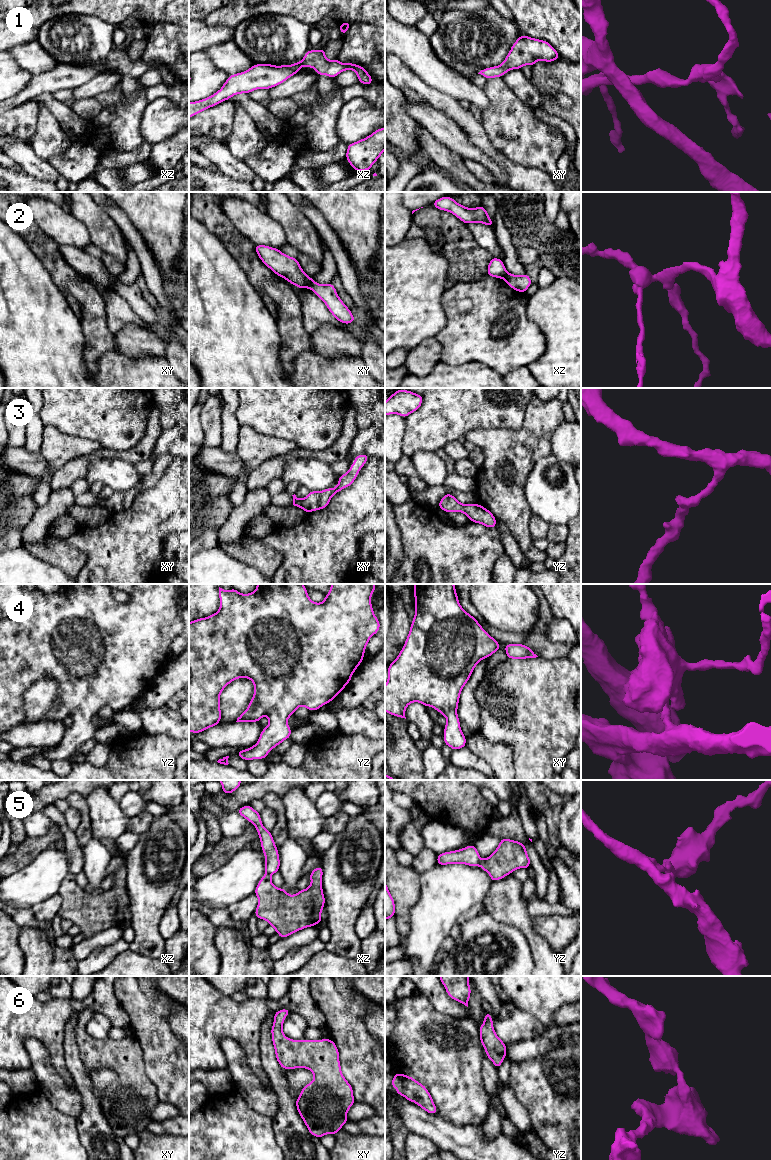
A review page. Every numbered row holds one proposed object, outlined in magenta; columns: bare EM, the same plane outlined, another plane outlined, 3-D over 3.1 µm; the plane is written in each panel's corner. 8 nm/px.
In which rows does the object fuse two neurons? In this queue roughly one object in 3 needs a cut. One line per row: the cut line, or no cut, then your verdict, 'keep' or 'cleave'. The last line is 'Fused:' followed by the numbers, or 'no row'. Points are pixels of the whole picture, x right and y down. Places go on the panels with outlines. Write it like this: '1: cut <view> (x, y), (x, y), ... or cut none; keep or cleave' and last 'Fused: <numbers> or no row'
1: cut none; keep
2: cut xy (312, 280), (307, 287); cleave
3: cut none; keep
4: cut none; keep
5: cut yz (480, 860), (478, 865); cleave
6: cut none; keep
Fused: 2, 5

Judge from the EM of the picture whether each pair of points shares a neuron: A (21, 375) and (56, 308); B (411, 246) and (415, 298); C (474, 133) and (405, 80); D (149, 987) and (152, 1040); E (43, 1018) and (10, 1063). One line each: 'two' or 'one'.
A: one
B: one
C: one
D: two
E: one

